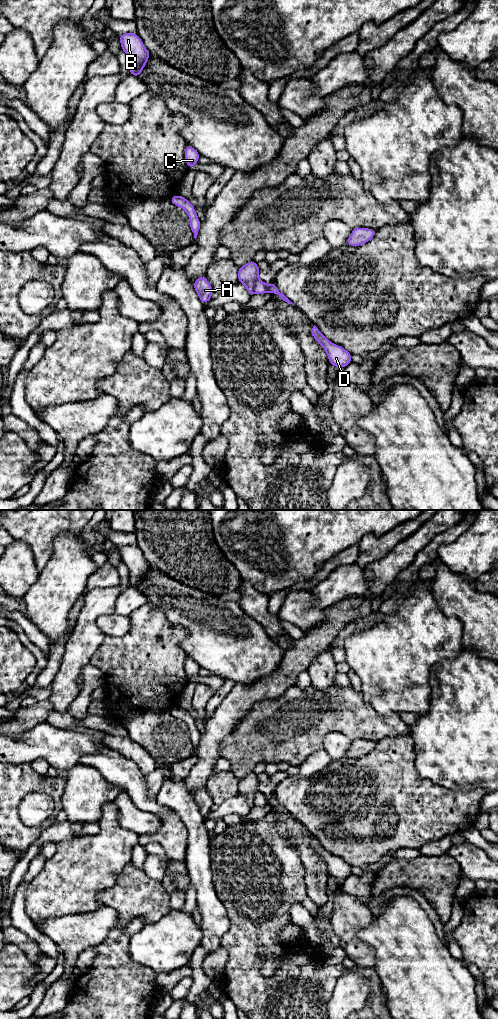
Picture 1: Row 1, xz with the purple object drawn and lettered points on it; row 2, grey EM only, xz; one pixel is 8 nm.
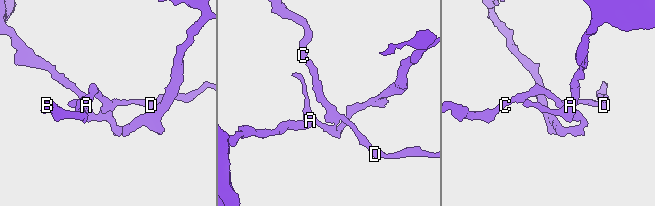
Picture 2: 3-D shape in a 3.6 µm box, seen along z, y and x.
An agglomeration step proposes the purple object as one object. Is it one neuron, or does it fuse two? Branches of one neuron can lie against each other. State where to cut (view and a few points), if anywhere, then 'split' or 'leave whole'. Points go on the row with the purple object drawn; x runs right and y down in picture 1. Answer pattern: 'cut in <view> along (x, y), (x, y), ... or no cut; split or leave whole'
cut in xz along (259, 279), (252, 291); split

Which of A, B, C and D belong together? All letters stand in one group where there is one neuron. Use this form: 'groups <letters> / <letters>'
groups A / B C D

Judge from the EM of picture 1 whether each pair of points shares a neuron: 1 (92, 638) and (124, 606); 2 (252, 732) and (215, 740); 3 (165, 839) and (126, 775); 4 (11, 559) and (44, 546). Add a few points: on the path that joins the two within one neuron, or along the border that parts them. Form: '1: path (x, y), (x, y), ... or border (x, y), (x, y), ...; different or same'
1: border (122, 591), (117, 598), (113, 612); different
2: border (240, 720), (222, 742), (220, 757); different
3: path (166, 823), (166, 818), (137, 791); same
4: border (15, 539), (24, 541), (29, 546), (38, 572); different

